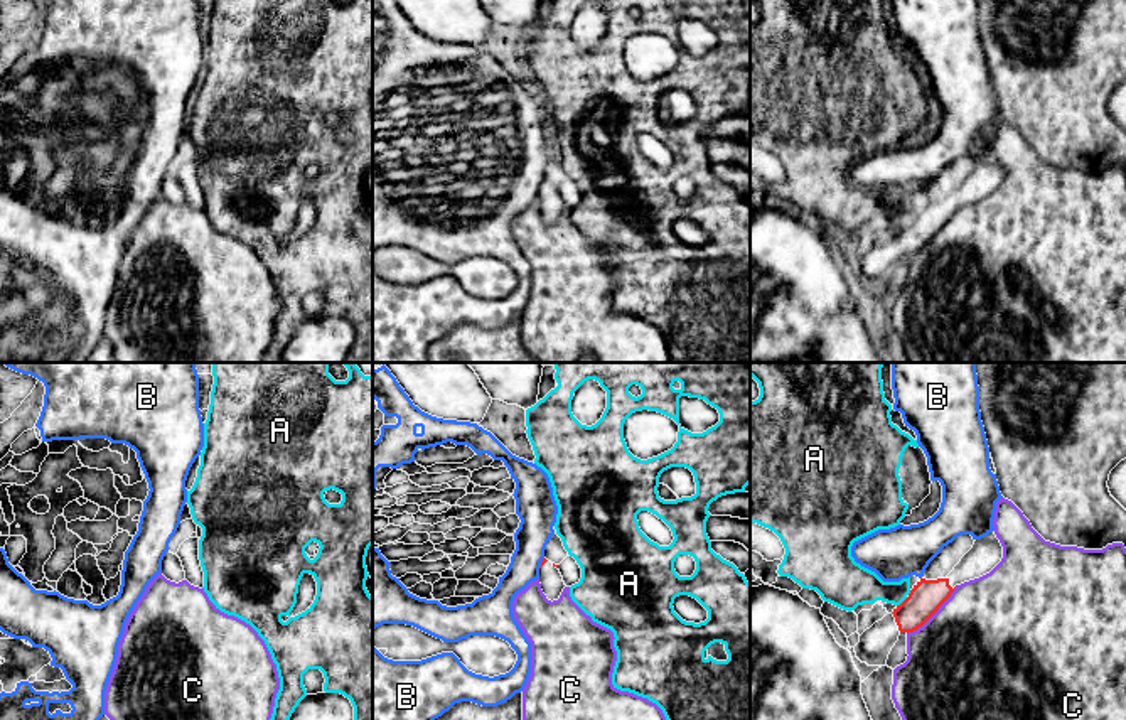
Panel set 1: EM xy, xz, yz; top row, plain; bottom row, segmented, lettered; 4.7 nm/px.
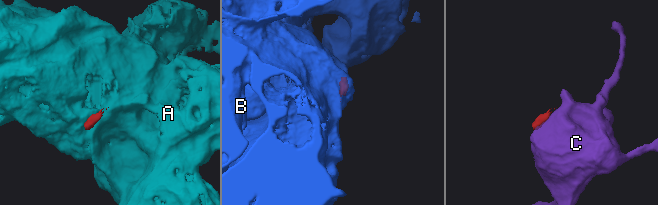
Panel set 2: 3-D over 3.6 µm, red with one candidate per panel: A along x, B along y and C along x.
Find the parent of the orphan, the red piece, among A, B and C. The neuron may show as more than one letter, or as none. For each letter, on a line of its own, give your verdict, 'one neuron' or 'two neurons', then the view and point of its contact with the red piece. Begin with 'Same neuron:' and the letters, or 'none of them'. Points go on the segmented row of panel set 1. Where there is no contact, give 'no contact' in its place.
Same neuron: none of them
A: two neurons | yz (904, 601)
B: two neurons | xz (541, 562)
C: two neurons | yz (934, 612)

